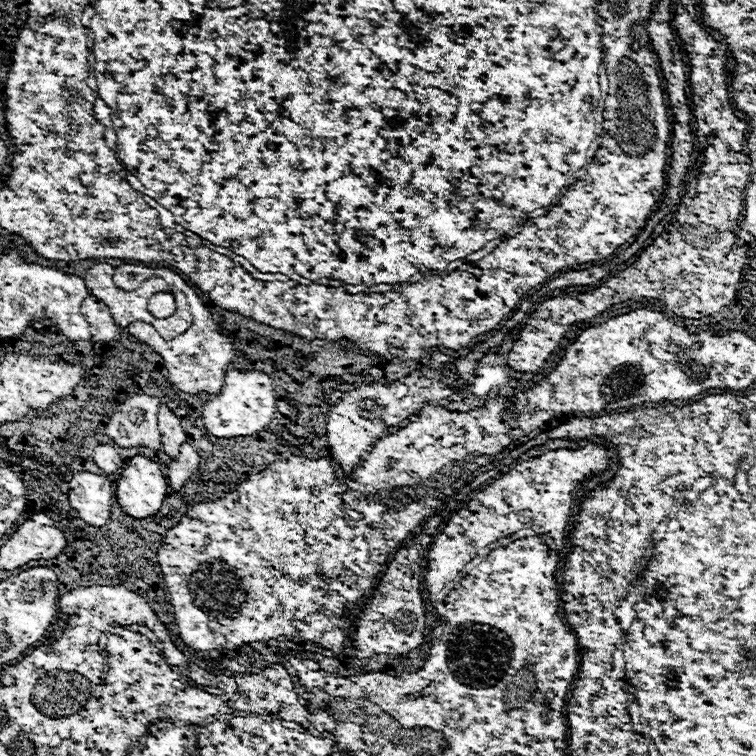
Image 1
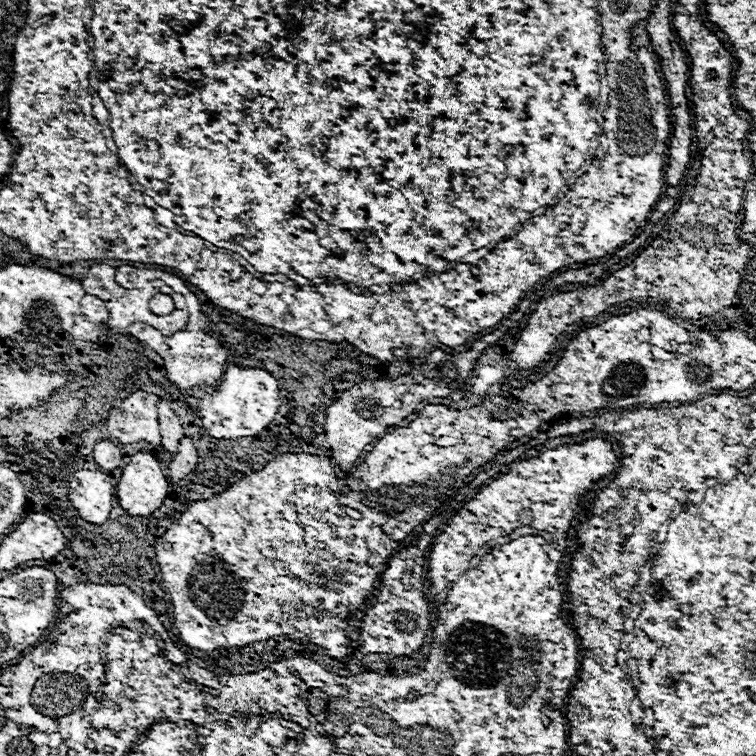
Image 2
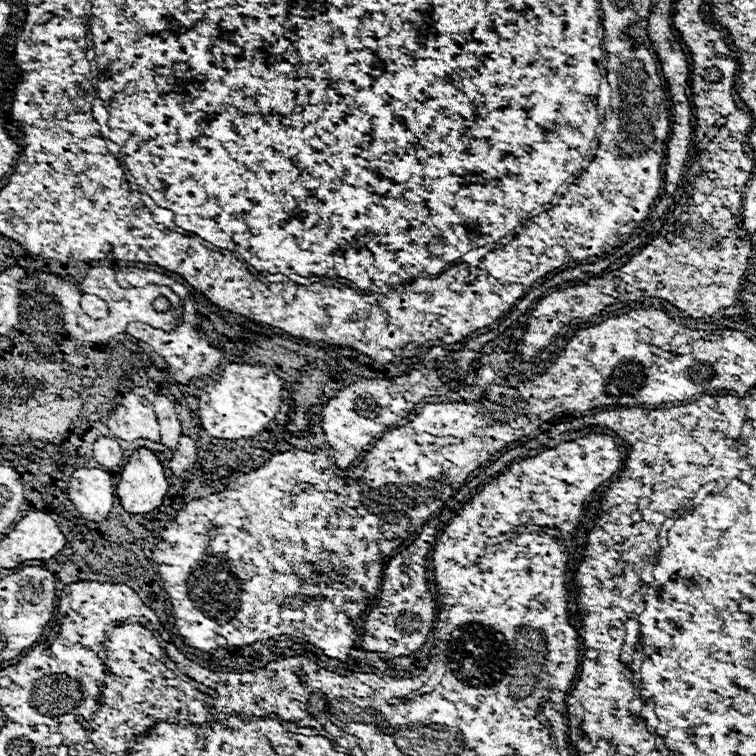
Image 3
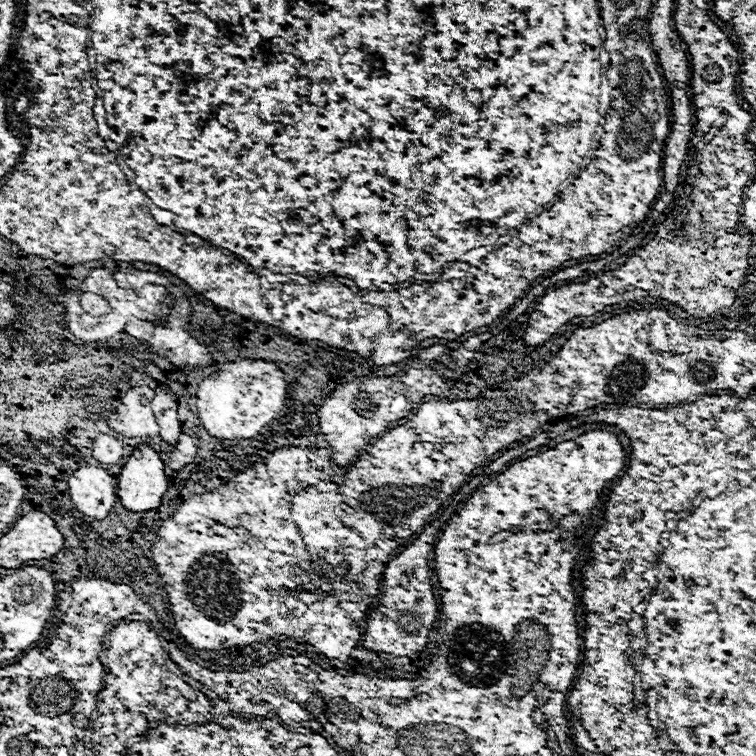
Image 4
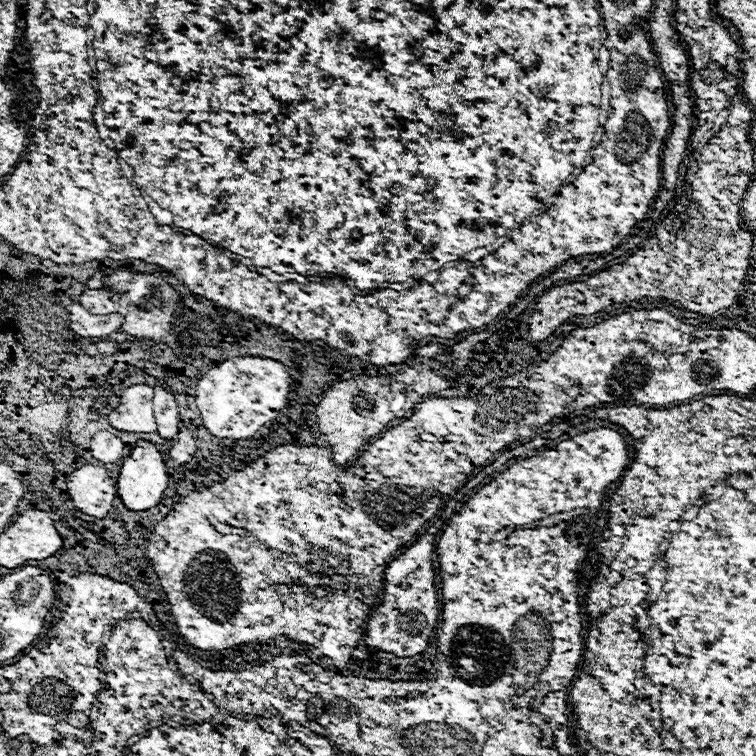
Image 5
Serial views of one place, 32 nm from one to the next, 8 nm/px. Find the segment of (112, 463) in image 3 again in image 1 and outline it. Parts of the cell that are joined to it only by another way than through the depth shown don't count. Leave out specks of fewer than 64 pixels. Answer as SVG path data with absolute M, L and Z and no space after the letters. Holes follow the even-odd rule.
M110 444L94 448L94 462L104 474L116 474L122 468L122 458L118 456L118 450Z

